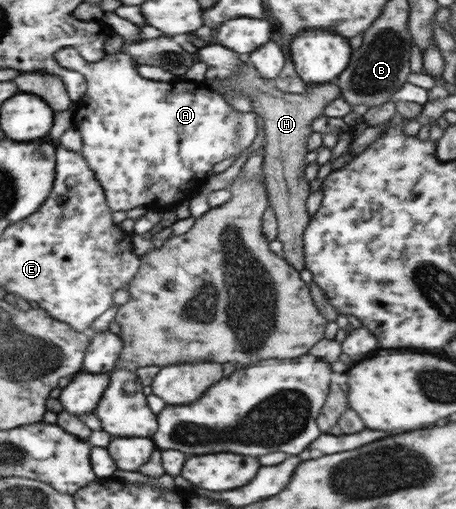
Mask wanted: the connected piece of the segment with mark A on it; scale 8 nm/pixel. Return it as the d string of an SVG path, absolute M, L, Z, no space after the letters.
M70 47L61 50L57 59L66 68L81 72L87 78L88 90L77 101L75 122L78 126L75 127L83 136L81 154L105 188L108 205L113 212L138 207L156 209L156 206L162 210L166 204L184 200L188 194L192 194L192 182L200 180L200 176L204 176L214 164L232 155L241 155L256 138L256 113L231 109L218 93L214 90L210 92L208 88L194 88L188 82L178 86L146 80L138 74L137 60L128 53L107 53L100 62L91 63Z

